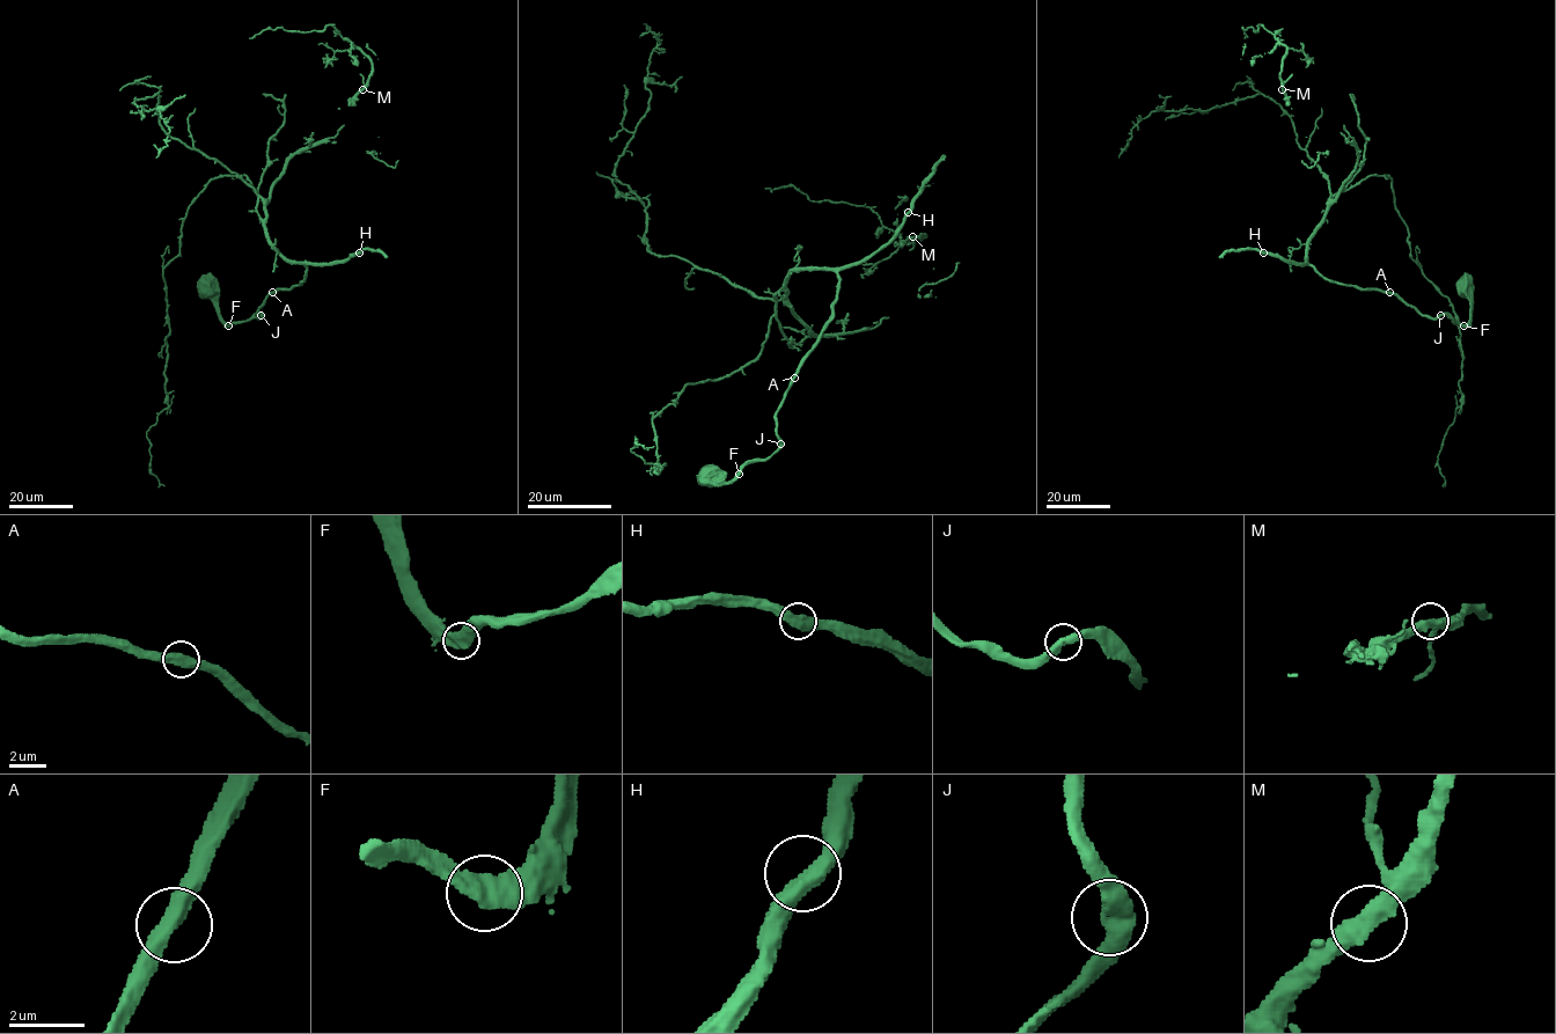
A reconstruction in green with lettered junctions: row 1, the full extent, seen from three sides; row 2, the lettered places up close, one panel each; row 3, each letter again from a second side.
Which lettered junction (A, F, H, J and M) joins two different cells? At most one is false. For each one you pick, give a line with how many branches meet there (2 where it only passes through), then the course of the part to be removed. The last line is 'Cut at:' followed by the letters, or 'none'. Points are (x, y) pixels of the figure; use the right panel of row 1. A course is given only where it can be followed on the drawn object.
Cut at: none

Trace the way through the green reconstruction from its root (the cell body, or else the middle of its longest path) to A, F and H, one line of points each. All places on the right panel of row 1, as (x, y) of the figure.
A: (1467, 285), (1470, 321), (1466, 324), (1445, 314), (1435, 318), (1422, 316), (1389, 292)
F: (1467, 285), (1470, 321), (1463, 327)
H: (1467, 285), (1470, 321), (1460, 324), (1445, 314), (1422, 316), (1387, 292), (1336, 284), (1312, 266), (1263, 252)

